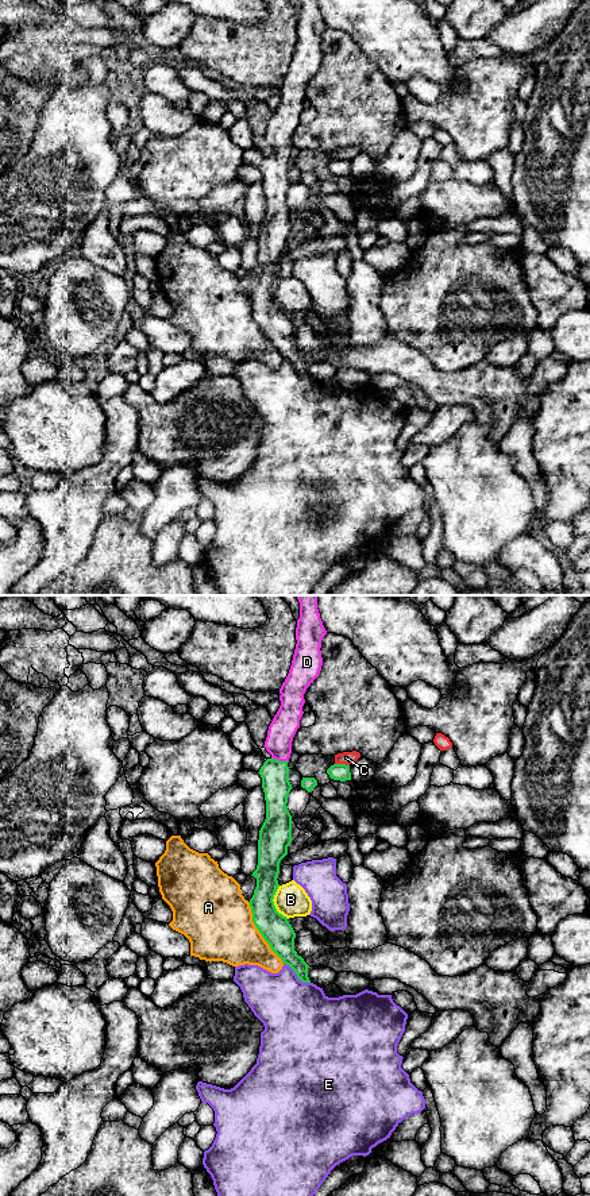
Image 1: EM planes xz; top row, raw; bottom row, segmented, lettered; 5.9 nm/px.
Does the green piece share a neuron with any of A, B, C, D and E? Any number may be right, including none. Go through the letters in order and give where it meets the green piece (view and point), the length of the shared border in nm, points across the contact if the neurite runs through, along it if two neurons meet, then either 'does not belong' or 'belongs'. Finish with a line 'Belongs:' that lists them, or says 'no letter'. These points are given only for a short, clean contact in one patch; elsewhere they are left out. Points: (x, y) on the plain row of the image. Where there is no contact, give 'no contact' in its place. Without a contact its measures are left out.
A: contact xz (259, 327); length 420 nm; does not belong
B: contact xz (273, 298); length 200 nm; does not belong
C: contact xz (342, 159); length 90 nm; does not belong
D: contact xz (280, 157); length 110 nm; way xz (274, 169), (280, 157), (280, 128), (286, 116); belongs
E: contact xz (296, 369); length 200 nm; does not belong
Belongs: D

